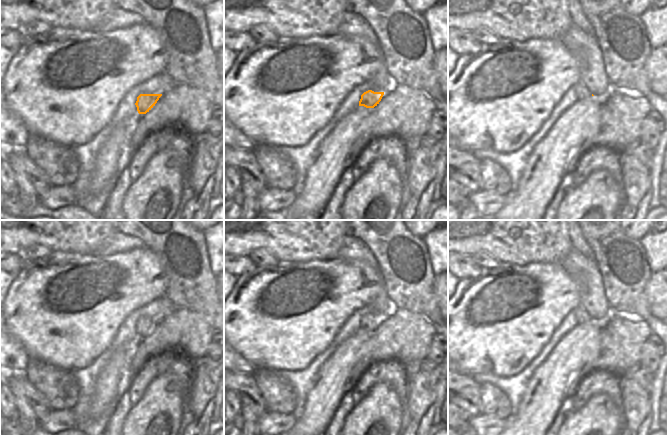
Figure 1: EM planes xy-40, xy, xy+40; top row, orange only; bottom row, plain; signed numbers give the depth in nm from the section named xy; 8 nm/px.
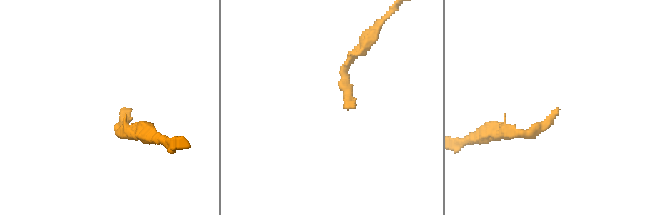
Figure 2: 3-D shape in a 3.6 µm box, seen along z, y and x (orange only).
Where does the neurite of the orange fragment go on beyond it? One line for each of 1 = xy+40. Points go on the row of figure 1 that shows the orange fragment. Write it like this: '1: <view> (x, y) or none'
1: none

